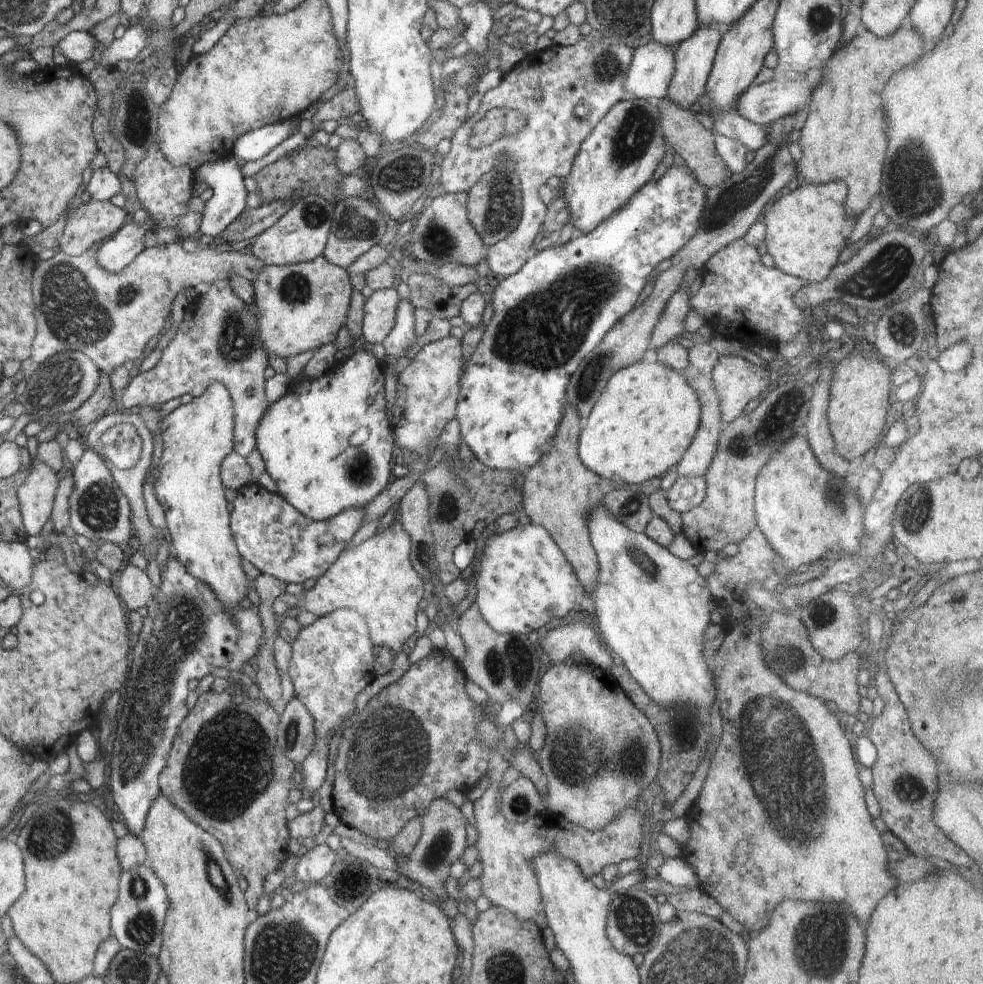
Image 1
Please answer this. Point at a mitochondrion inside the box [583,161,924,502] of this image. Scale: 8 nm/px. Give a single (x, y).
(776, 424)

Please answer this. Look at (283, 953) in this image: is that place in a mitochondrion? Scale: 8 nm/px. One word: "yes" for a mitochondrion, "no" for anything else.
yes

